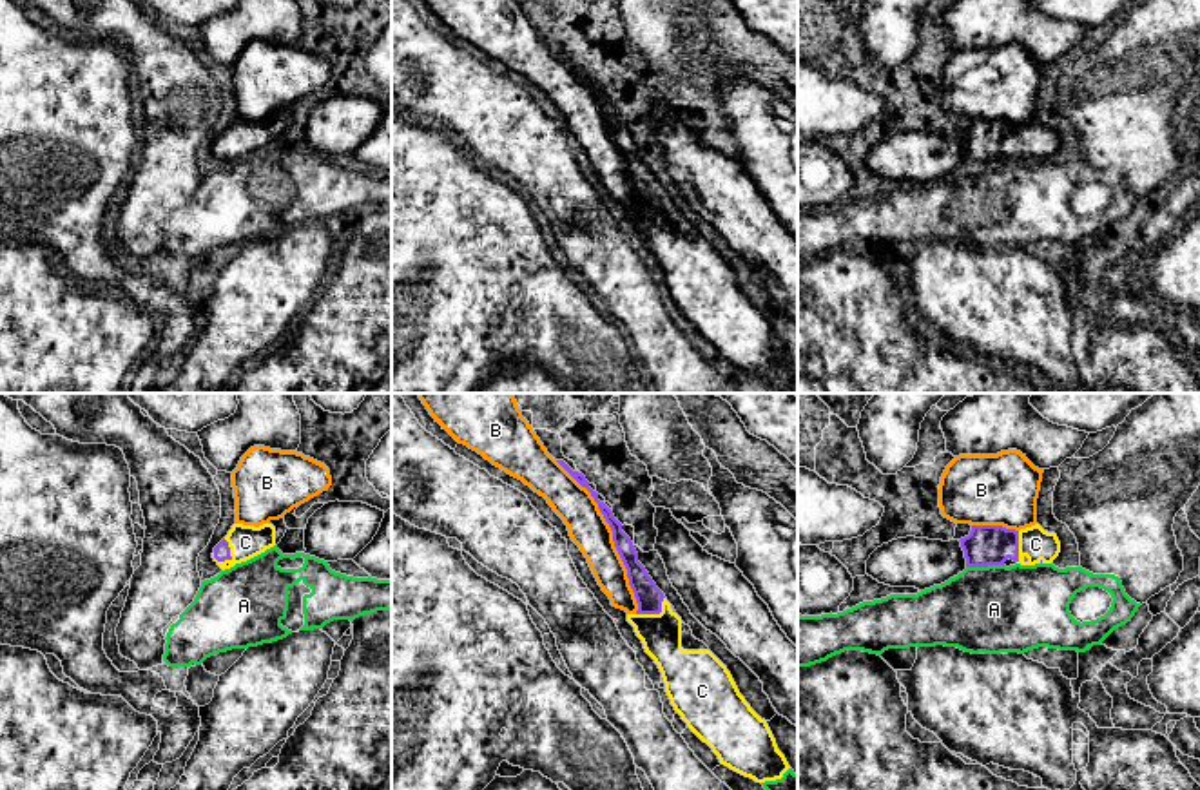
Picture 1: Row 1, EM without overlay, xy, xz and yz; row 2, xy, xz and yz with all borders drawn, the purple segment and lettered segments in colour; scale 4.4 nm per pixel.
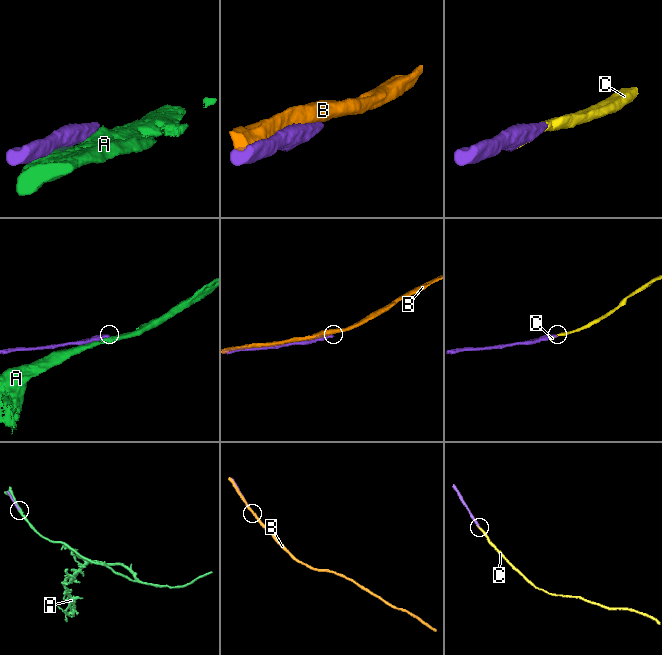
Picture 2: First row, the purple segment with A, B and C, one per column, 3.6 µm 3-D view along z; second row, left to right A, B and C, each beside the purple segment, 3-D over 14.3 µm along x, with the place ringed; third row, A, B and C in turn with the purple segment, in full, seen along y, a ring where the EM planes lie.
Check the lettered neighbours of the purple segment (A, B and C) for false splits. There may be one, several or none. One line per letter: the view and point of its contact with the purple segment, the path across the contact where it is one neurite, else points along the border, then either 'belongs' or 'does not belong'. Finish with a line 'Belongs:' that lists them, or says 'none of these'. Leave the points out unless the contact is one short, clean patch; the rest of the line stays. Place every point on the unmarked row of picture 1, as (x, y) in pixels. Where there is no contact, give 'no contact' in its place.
A: contact yz (985, 160); does not belong
B: contact xz (613, 131); does not belong
C: contact xy (229, 149); belongs
Belongs: C

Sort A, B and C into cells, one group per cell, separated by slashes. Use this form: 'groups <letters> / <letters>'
groups A / B / C

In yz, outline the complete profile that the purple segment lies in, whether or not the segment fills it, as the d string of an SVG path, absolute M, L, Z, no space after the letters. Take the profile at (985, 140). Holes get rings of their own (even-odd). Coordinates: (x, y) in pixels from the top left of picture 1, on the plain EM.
M1039 118L1015 125L1002 120L972 120L961 132L966 161L1004 159L1010 152L1021 159L1051 158L1060 147L1055 127Z

